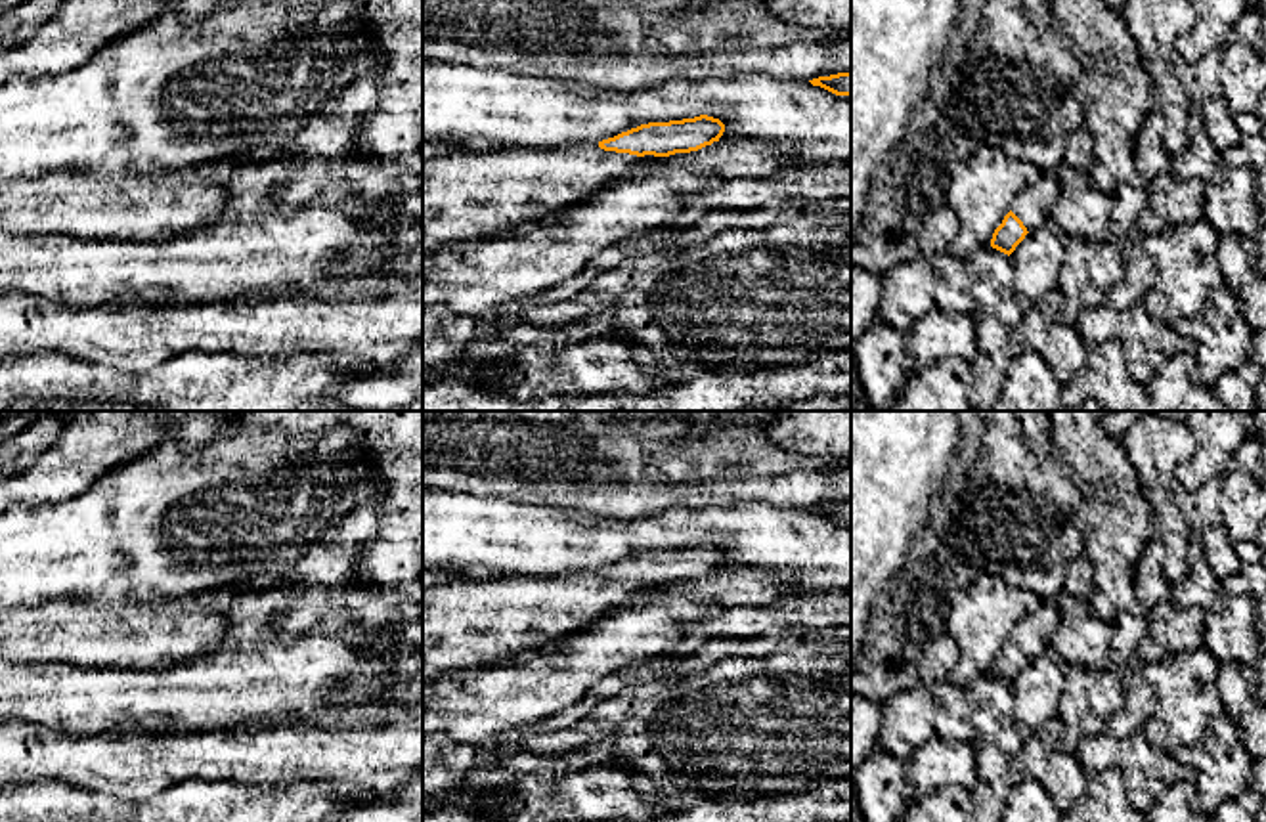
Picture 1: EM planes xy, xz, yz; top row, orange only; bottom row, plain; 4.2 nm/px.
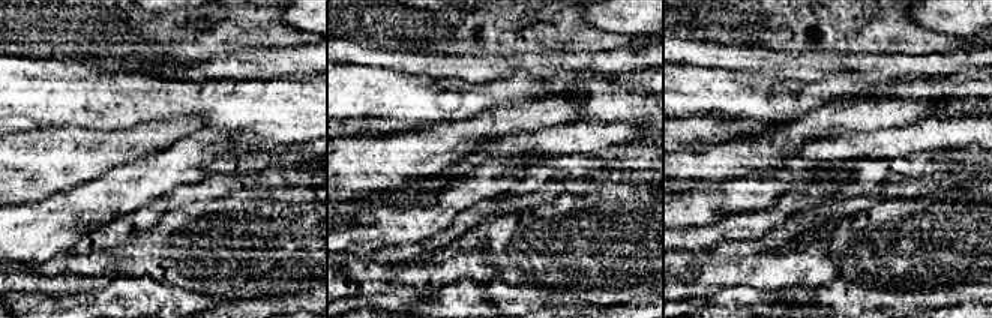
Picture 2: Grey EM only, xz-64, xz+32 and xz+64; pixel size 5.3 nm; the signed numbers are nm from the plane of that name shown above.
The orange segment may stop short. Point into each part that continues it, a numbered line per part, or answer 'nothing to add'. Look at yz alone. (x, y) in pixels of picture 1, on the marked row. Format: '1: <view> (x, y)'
1: yz (1033, 205)

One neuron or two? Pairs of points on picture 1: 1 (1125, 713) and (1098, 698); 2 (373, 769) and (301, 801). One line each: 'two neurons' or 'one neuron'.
1: two neurons
2: two neurons

